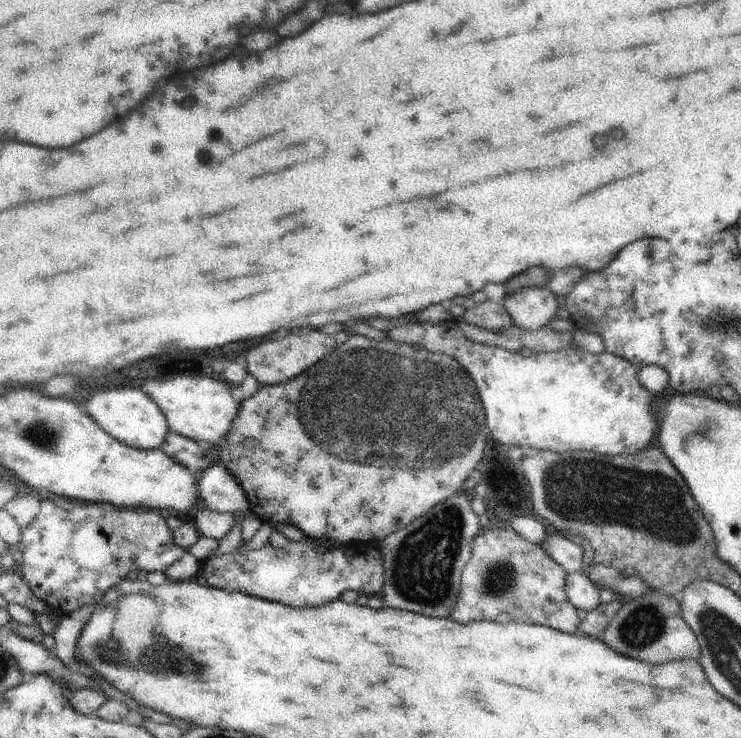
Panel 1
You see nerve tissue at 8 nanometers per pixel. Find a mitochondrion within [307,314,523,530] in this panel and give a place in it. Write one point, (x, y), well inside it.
(466, 363)

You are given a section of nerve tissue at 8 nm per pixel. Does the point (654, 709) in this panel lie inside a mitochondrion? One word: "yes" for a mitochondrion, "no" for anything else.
no

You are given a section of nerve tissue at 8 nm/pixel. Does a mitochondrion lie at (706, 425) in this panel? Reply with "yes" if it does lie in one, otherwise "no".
yes

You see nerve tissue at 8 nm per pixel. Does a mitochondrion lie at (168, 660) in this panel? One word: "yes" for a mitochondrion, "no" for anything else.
yes

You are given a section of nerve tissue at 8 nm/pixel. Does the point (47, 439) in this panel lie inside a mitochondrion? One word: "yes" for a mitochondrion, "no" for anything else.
yes

